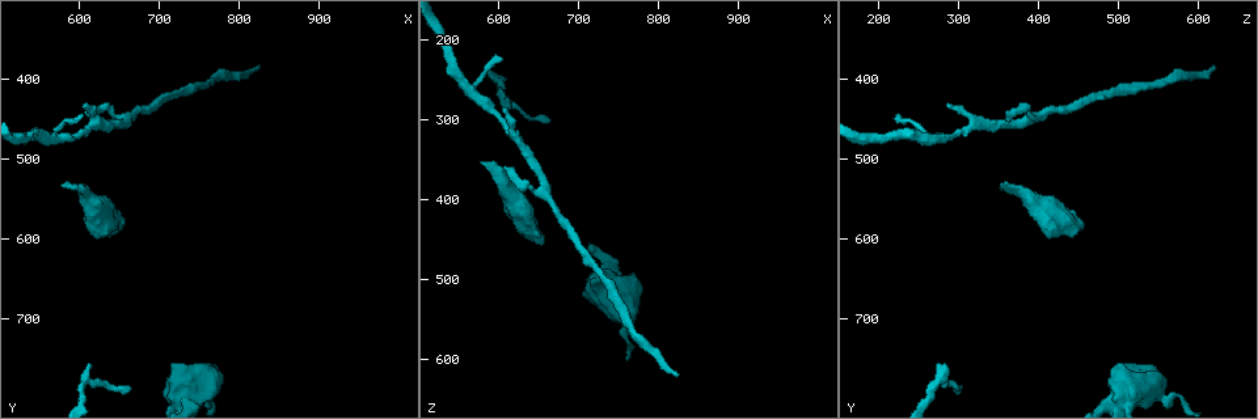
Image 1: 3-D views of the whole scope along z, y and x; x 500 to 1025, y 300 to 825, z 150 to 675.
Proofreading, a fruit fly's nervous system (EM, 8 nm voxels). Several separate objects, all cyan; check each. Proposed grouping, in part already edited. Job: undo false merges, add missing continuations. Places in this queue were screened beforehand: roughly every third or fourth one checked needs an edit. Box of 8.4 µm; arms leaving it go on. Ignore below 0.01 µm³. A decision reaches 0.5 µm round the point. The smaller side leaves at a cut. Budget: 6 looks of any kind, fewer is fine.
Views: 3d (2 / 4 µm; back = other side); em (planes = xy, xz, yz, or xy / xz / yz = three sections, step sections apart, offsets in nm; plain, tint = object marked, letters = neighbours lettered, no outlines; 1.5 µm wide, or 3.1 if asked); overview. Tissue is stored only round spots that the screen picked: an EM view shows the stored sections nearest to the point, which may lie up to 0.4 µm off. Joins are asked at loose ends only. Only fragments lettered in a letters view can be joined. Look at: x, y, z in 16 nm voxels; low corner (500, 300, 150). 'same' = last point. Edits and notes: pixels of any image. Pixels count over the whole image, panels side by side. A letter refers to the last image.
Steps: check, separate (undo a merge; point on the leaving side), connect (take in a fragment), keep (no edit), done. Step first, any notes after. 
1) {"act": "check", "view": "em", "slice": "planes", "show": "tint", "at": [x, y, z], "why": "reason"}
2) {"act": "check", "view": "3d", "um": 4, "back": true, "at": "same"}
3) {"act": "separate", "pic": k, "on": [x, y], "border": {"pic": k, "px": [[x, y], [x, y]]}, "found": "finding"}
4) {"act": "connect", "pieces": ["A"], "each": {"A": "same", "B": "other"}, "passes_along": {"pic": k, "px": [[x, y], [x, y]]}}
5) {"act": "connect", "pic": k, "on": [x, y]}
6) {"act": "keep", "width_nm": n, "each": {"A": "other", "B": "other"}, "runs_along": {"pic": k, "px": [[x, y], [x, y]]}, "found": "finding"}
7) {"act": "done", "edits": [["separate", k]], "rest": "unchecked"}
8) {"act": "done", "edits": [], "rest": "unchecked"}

{"act": "check", "view": "3d", "um": 2, "at": [650, 590, 455], "why": "an open end"}

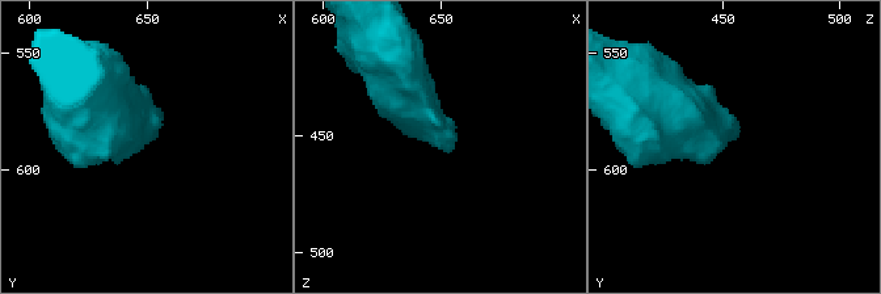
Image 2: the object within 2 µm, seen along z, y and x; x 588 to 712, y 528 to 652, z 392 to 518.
{"act": "check", "view": "em", "slice": "xz", "step": 4, "show": "letters", "at": [652, 586, 455]}

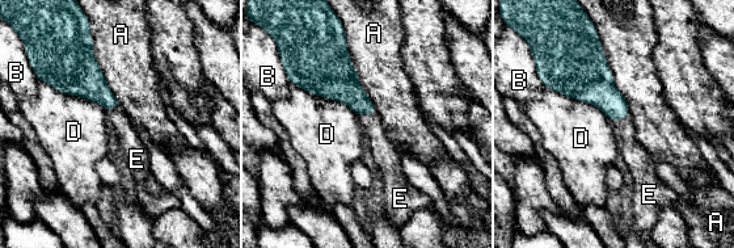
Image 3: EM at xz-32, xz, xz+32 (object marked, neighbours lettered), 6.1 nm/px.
{"act": "check", "view": "em", "slice": "planes", "show": "letters", "at": "same", "why": "another direction"}

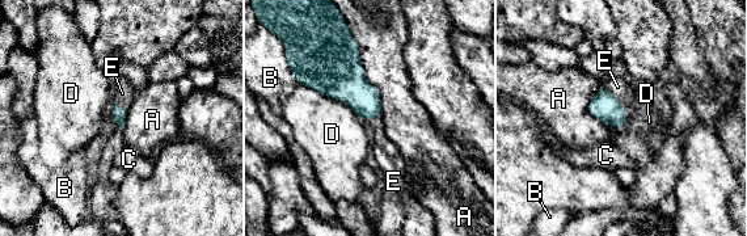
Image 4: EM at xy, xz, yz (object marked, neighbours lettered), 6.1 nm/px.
{"act": "connect", "pieces": ["E"], "each": {"A": "other", "B": "other", "C": "other", "D": "other", "E": "same"}, "passes_along": {"pic": 4, "px": [[603, 106], [615, 98], [624, 93]]}, "found": "it goes on there"}

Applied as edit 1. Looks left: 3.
{"act": "check", "view": "em", "slice": "planes", "show": "letters", "at": [605, 435, 290], "why": "an open end"}

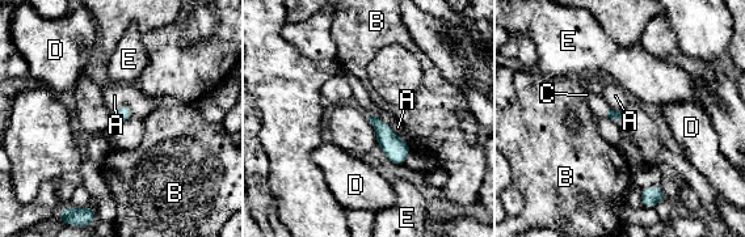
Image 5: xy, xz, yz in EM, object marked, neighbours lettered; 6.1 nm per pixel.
{"act": "connect", "pieces": ["C"], "each": {"A": "other", "B": "other", "C": "same", "D": "other", "E": "other"}, "found": "the cell continues"}

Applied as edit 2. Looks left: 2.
{"act": "done", "edits": [["connect", 4], ["connect", 5]], "rest": "unchecked"}

